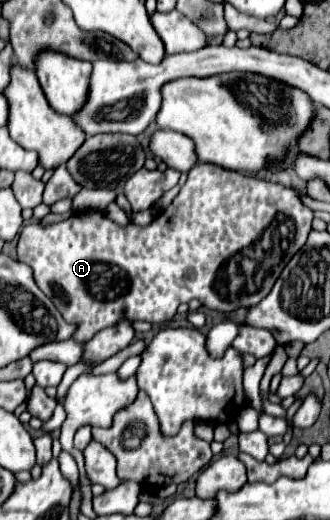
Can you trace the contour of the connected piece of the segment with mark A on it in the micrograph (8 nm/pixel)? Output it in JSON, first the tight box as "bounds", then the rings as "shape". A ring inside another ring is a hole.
{"bounds":[18,165,314,343],"shape":[[[196,165],[190,169],[188,181],[172,205],[148,227],[120,227],[98,211],[50,225],[42,225],[40,221],[28,223],[20,231],[18,261],[32,269],[38,287],[54,301],[62,317],[78,325],[72,339],[86,343],[100,329],[116,325],[122,317],[128,321],[164,323],[174,317],[180,303],[188,303],[190,299],[198,299],[204,307],[222,313],[260,303],[270,293],[284,265],[306,243],[312,217],[314,211],[302,205],[290,187],[234,173],[218,165]]]}

